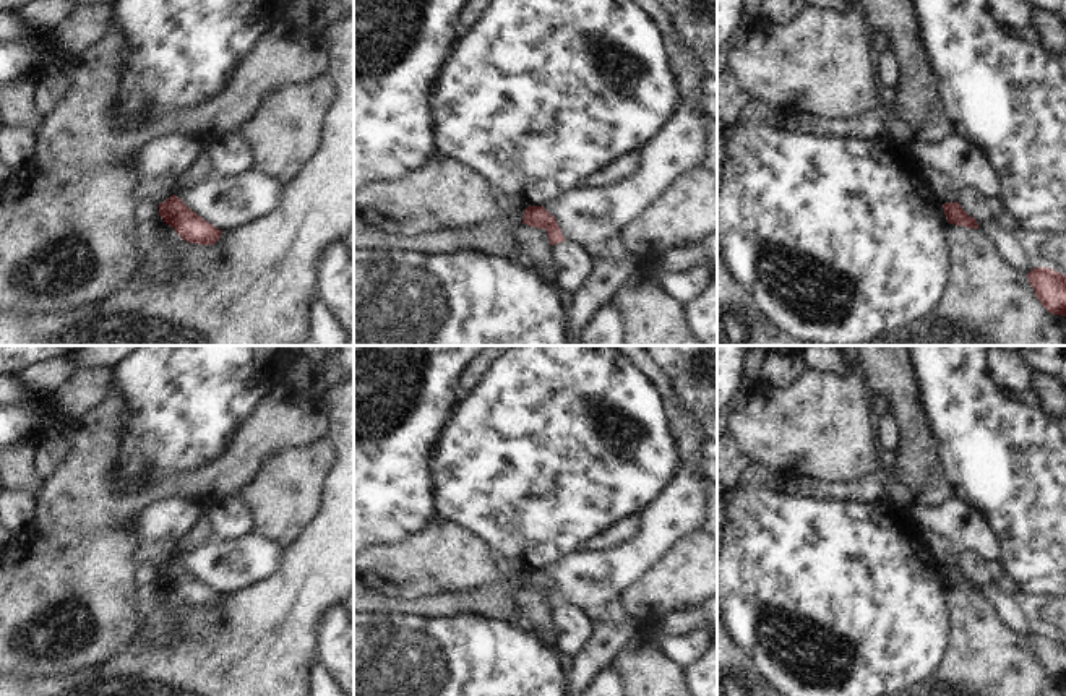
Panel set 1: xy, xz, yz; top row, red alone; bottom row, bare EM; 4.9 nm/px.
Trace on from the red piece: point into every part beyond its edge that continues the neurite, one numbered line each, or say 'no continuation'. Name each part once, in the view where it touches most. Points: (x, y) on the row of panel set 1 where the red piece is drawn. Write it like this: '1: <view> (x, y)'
no continuation

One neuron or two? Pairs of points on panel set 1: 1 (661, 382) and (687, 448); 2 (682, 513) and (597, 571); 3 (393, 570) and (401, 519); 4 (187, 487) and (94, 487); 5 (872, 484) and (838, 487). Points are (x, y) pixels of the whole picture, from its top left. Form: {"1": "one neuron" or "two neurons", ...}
{"1": "one neuron", "2": "one neuron", "3": "two neurons", "4": "one neuron", "5": "one neuron"}

